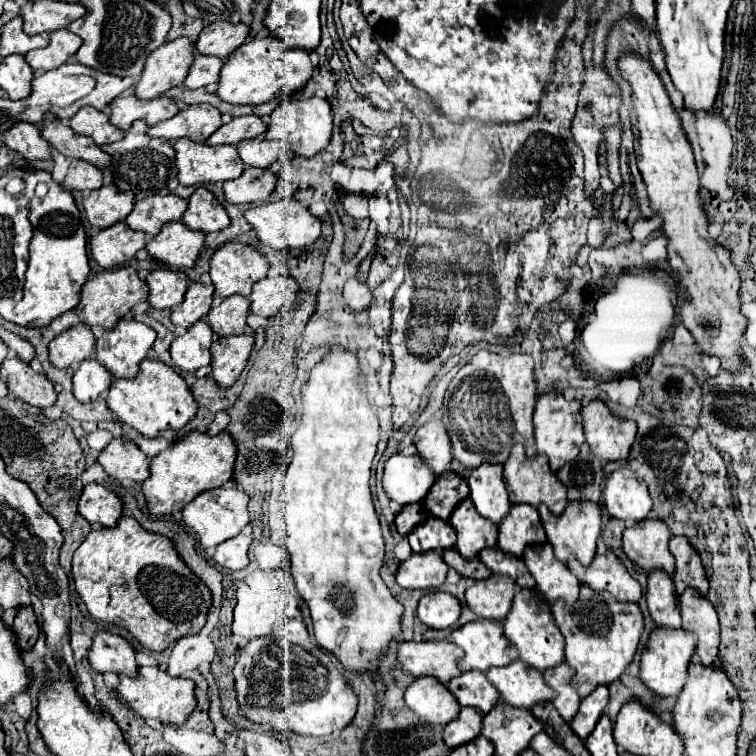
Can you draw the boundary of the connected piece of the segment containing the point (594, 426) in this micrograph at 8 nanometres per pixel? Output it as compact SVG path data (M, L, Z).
M599 398L585 404L581 416L585 426L585 438L593 456L605 460L627 458L637 432L635 422L613 416L605 402Z

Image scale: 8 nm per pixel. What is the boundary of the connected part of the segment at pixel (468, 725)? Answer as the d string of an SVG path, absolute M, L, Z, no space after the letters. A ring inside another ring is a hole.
M461 708L459 716L445 726L443 740L447 742L447 746L457 748L459 744L467 744L475 736L479 736L481 734L481 726L483 726L483 714L479 710Z

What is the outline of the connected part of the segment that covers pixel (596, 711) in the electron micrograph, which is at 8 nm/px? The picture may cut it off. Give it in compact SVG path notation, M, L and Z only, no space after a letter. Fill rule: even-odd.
M607 686L595 688L587 698L581 700L581 706L579 706L575 718L569 722L569 726L573 728L573 732L579 734L579 738L585 740L587 734L595 728L597 720L605 712L607 702L609 702L609 690L607 690Z

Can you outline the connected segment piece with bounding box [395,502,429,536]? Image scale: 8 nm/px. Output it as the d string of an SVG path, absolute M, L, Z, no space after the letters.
M417 502L417 504L407 504L395 518L395 526L397 526L397 532L401 536L407 536L419 522L423 522L427 518L427 510L423 510L423 504Z

